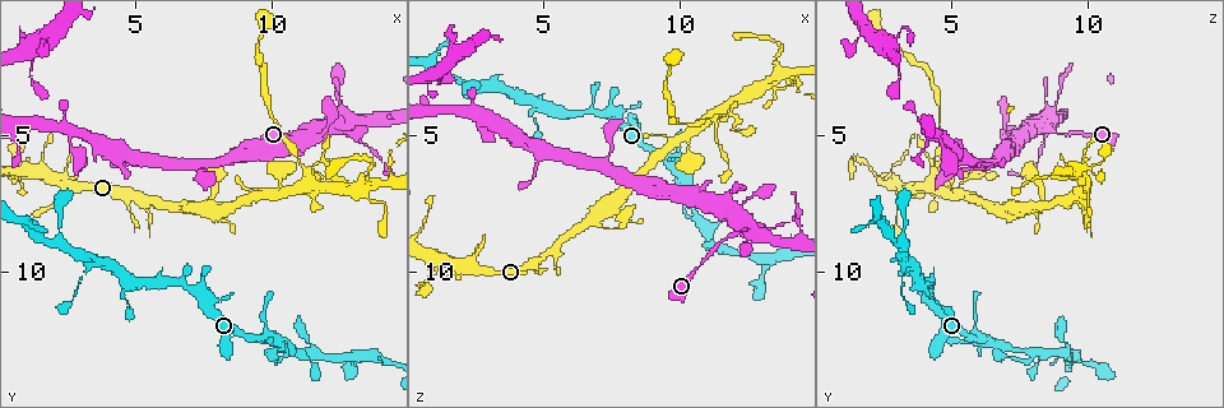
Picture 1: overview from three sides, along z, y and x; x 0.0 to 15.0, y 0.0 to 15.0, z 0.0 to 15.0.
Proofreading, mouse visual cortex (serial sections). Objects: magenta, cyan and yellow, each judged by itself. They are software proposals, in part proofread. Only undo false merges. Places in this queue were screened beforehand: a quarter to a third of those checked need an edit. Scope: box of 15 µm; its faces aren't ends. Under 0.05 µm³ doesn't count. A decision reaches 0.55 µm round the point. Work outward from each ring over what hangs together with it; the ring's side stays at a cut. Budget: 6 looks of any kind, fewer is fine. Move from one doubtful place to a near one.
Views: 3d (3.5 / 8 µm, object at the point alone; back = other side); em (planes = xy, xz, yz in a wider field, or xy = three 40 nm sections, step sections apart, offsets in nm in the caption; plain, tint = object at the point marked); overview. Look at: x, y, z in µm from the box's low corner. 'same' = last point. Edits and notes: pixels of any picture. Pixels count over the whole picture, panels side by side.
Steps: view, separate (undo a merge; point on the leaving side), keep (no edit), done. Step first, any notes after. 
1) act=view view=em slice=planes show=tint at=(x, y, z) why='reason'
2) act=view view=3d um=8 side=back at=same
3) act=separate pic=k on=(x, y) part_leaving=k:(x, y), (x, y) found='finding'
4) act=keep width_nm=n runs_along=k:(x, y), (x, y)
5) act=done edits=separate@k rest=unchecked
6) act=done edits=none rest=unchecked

act=view view=3d um=3.5 at=(13.7, 5.8, 1.8) why='abrupt turn'

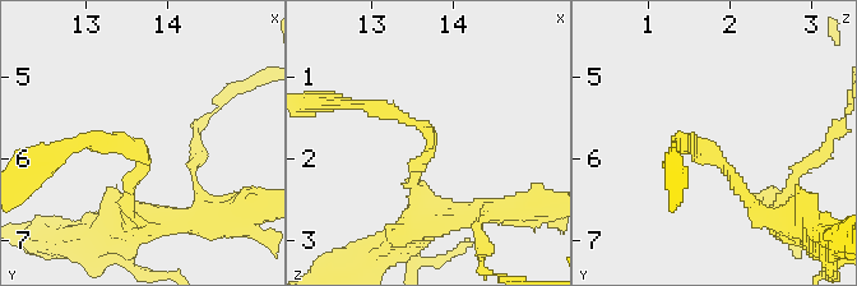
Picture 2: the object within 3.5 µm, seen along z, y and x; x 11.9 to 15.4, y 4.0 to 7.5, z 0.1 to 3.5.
act=view view=em slice=xy step=3 show=tint at=(13.70, 5.85, 1.70) arm_widths_nm=150,200

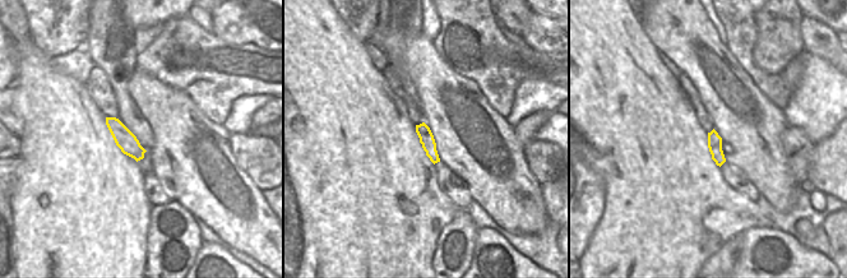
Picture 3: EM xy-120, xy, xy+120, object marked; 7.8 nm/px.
act=keep width_nm=120 runs_along=2:(417, 190), (429, 132), (353, 105) found='one cell here'

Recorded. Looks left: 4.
act=view view=3d um=3.5 at=(12.1, 6.0, 4.3) why='sharp bend'

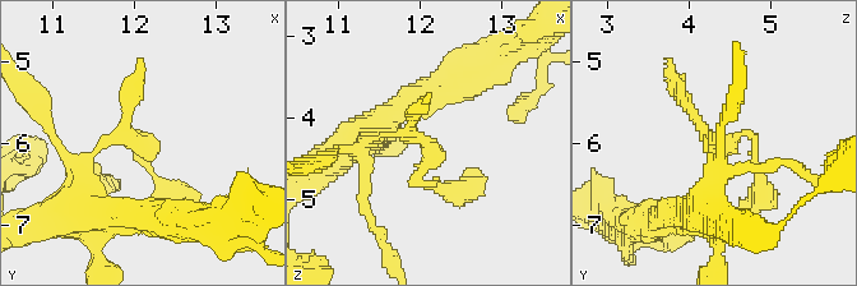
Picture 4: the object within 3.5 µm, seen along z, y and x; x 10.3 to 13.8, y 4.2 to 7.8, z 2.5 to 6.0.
act=view view=em slice=planes show=tint at=(12.15, 6.00, 4.35)

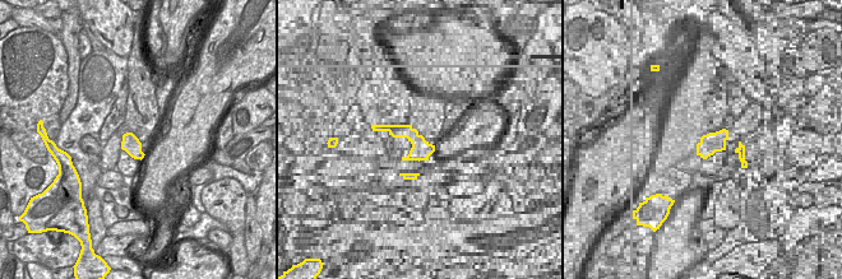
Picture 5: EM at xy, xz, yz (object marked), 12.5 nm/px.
act=keep runs_along=4:(364, 146), (418, 135), (434, 188) found='one cell here'

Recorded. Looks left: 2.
act=done edits=none rest=unchecked

